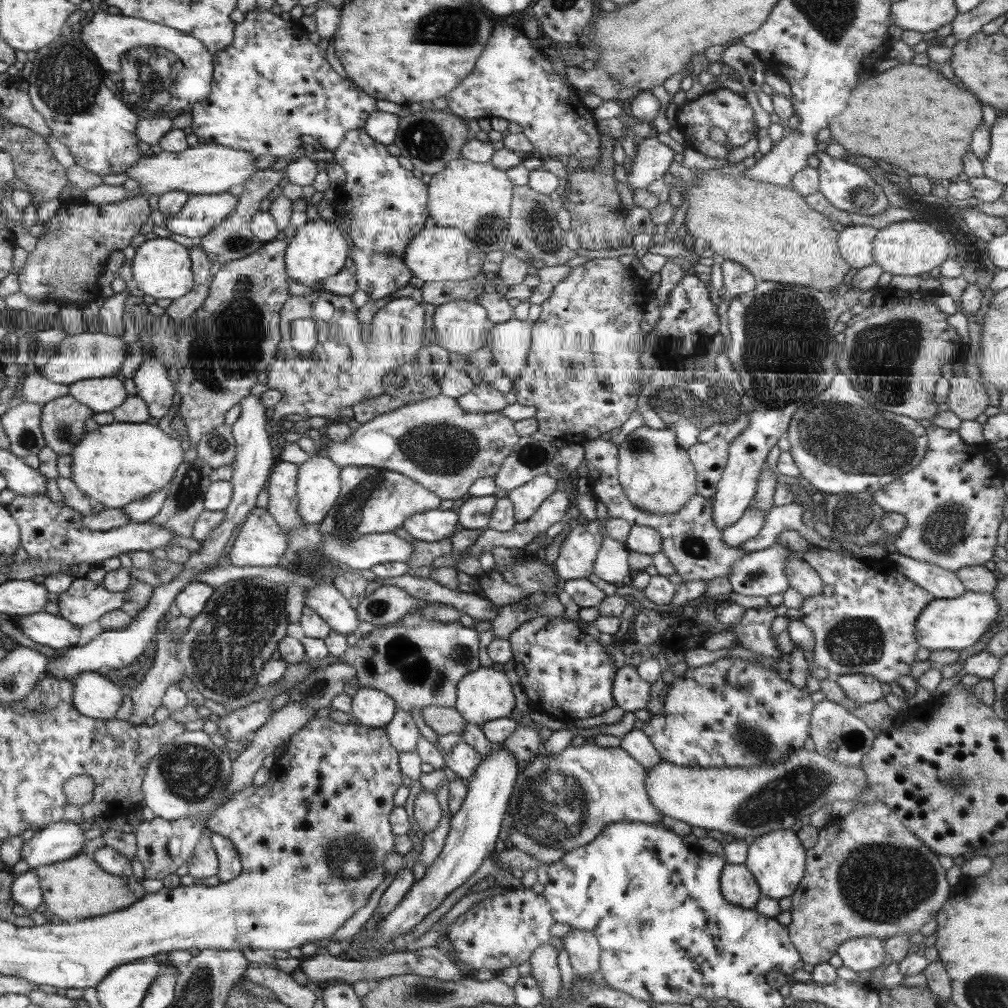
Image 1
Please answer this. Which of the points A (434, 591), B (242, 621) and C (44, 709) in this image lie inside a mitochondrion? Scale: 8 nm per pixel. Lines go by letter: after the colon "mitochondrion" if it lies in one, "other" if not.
A: other
B: mitochondrion
C: mitochondrion

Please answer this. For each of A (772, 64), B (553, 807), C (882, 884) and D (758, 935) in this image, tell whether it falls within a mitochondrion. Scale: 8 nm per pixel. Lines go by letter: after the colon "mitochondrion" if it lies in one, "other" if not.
A: other
B: mitochondrion
C: mitochondrion
D: other

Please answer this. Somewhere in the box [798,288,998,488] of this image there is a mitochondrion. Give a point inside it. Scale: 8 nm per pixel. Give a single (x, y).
(885, 352)

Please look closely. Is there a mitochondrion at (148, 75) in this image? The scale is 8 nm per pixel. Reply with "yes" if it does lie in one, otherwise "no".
yes

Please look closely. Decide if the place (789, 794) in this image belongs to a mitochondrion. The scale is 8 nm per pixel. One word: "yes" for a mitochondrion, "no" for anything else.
yes

